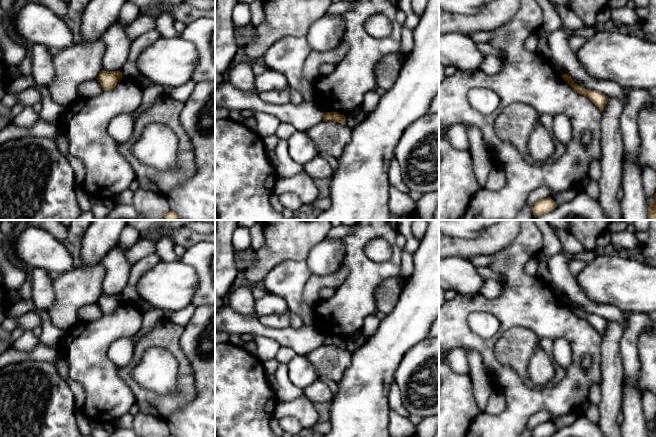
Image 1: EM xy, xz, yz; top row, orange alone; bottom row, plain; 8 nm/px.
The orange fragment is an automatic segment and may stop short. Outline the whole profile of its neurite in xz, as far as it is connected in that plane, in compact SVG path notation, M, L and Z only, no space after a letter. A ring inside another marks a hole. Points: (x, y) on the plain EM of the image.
M326 336L323 345L334 345L340 347L341 349L346 349L346 341L337 336Z

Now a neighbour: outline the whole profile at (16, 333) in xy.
M17 327L11 331L10 339L8 341L3 341L0 339L0 354L11 346L11 344L14 343L23 334L23 332L23 329Z

